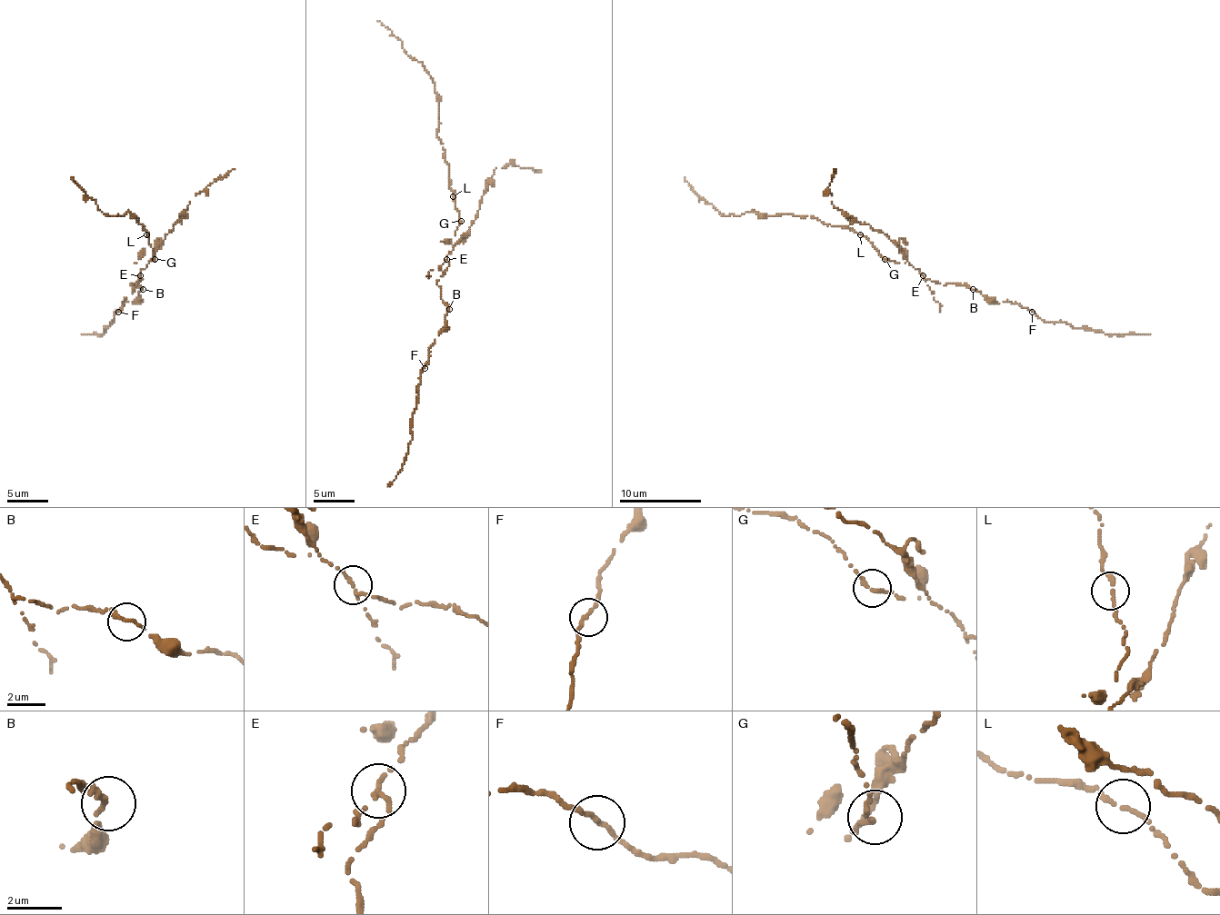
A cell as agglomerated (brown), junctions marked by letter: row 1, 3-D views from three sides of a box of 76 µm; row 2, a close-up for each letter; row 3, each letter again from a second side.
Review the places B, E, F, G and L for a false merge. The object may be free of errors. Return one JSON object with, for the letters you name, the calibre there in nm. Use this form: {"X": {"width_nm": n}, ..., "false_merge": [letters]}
{"E": {"width_nm": 260}, "false_merge": ["E"]}

